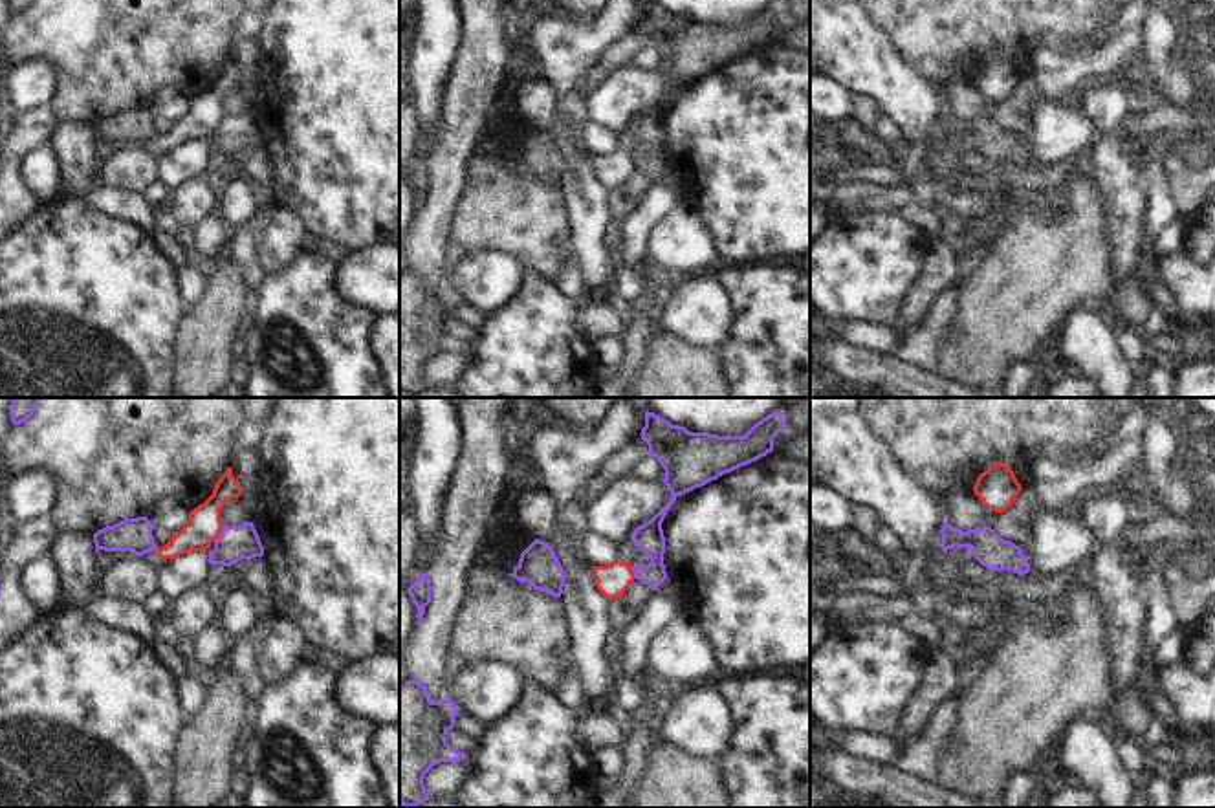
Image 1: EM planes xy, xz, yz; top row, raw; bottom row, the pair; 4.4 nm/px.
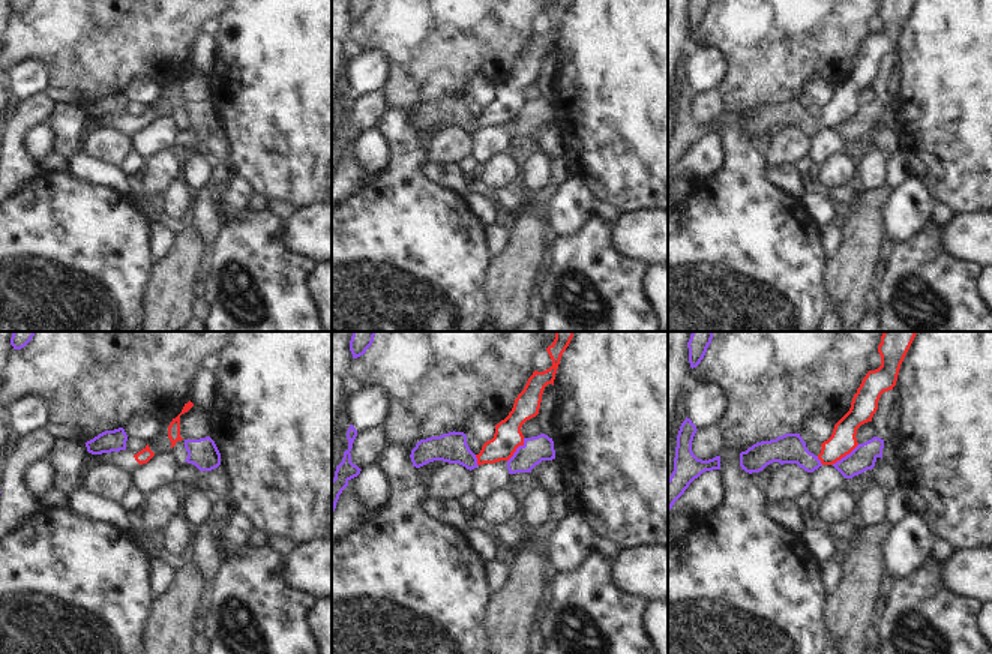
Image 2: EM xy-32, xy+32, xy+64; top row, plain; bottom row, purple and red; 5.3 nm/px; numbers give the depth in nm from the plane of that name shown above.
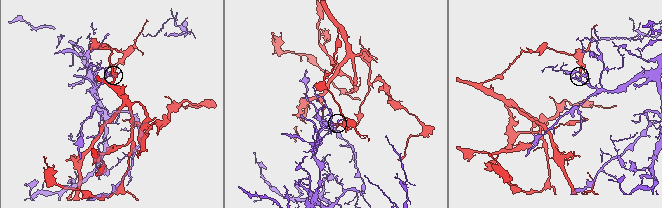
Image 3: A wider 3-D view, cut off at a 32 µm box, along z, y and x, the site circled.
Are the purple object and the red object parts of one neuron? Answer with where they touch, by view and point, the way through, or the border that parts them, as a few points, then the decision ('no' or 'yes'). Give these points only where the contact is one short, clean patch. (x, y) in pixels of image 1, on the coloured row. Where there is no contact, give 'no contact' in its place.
xy (220, 534) | along xy (224, 526), (213, 541) | no

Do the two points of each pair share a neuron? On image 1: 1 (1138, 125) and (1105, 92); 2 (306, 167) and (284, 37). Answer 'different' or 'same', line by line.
1: different
2: same

